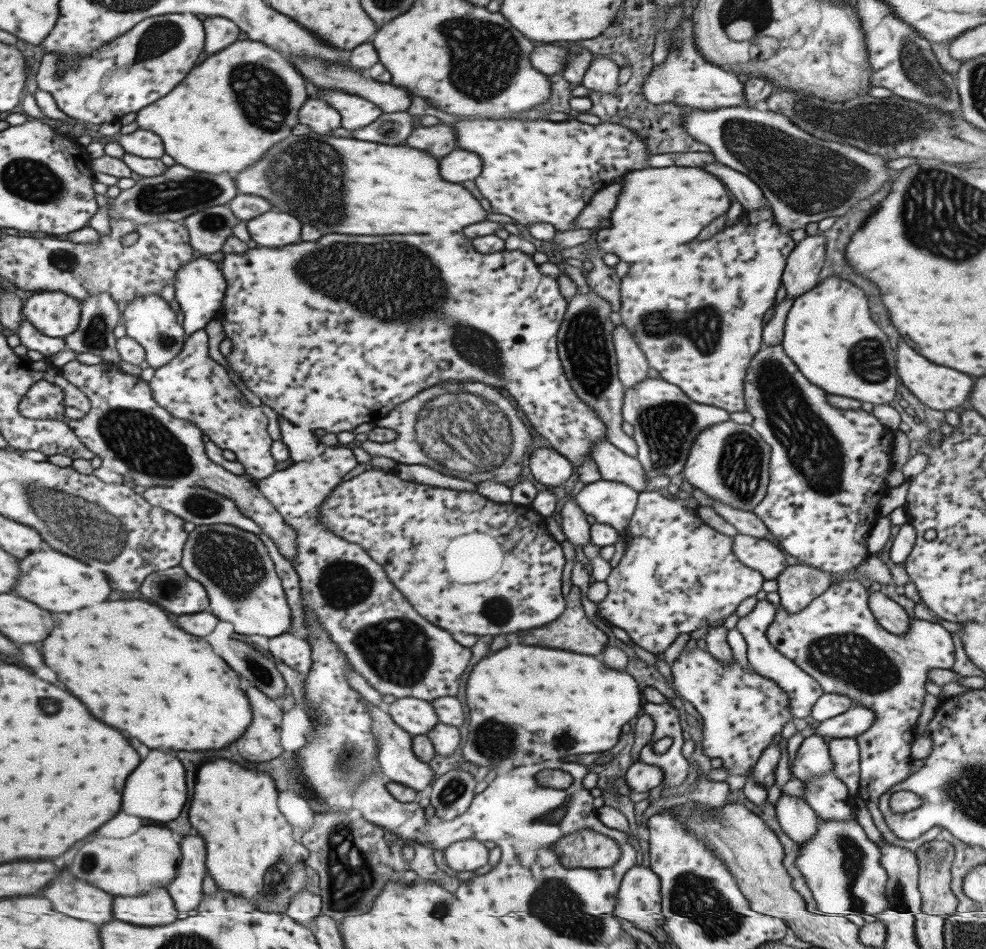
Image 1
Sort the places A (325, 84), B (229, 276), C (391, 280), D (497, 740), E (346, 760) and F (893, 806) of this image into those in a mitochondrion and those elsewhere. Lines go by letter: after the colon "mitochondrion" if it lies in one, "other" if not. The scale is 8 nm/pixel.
A: other
B: other
C: mitochondrion
D: mitochondrion
E: mitochondrion
F: mitochondrion

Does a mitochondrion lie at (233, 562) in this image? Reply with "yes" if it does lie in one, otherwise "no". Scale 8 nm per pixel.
yes

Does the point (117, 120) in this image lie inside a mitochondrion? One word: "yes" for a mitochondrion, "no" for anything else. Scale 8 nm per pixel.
no

